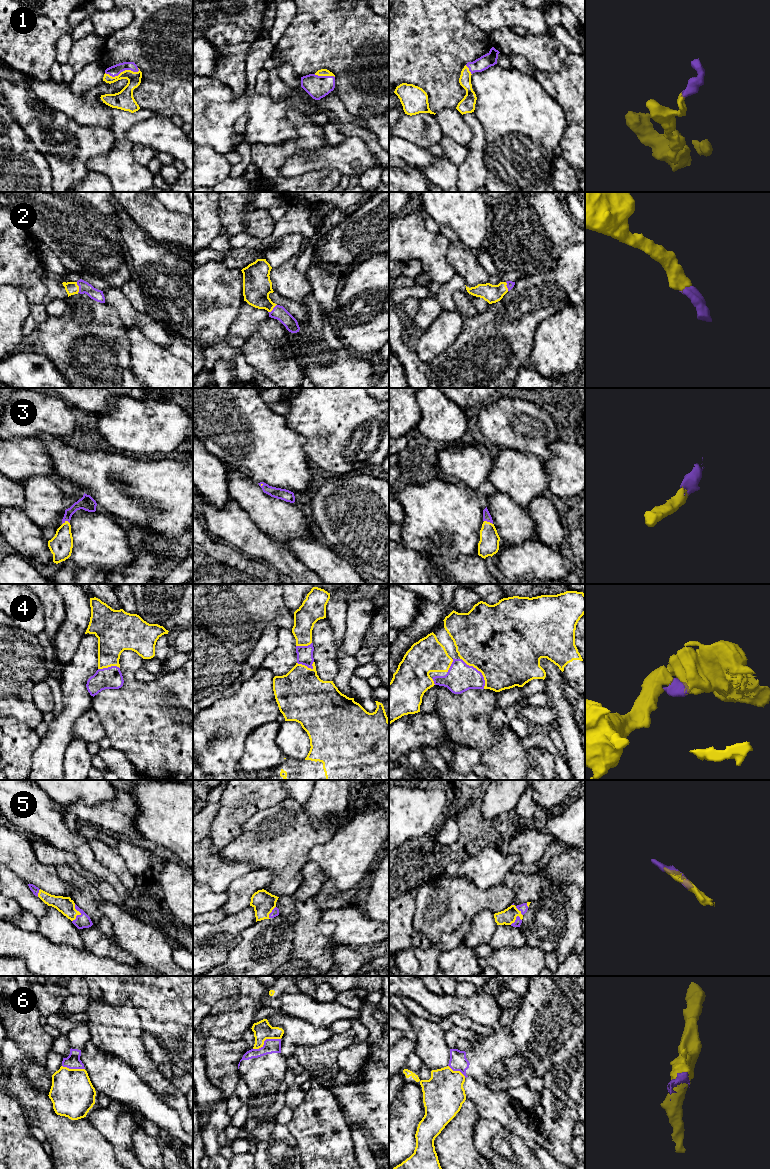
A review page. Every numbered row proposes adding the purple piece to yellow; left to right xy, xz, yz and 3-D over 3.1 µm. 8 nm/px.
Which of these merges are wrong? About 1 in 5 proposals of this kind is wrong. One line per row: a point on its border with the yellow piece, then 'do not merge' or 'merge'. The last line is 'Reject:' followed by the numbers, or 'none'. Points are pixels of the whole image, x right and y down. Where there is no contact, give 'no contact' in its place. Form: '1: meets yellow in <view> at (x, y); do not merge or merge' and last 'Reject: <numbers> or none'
1: meets yellow in xy at (123, 71); merge
2: meets yellow in xy at (78, 287); merge
3: meets yellow in xy at (65, 521); merge
4: meets yellow in yz at (478, 670); merge
5: meets yellow in xy at (80, 913); merge
6: meets yellow in xz at (265, 1039); merge
Reject: none

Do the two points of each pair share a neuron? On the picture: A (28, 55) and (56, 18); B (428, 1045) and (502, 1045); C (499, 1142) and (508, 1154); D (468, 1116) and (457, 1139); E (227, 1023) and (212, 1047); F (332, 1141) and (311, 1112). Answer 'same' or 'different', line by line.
A: same
B: different
C: same
D: same
E: different
F: same

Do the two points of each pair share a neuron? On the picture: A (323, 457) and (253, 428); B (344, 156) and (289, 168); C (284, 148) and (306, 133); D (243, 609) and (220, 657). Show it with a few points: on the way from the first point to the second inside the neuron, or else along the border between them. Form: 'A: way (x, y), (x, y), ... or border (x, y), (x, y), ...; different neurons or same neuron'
A: border (290, 429), (304, 439), (303, 450), (313, 465); different neurons
B: way (330, 156), (325, 156), (315, 163), (303, 165); same neuron
C: way (289, 148), (301, 138); same neuron
D: way (231, 621), (225, 627), (225, 642), (222, 645); same neuron

